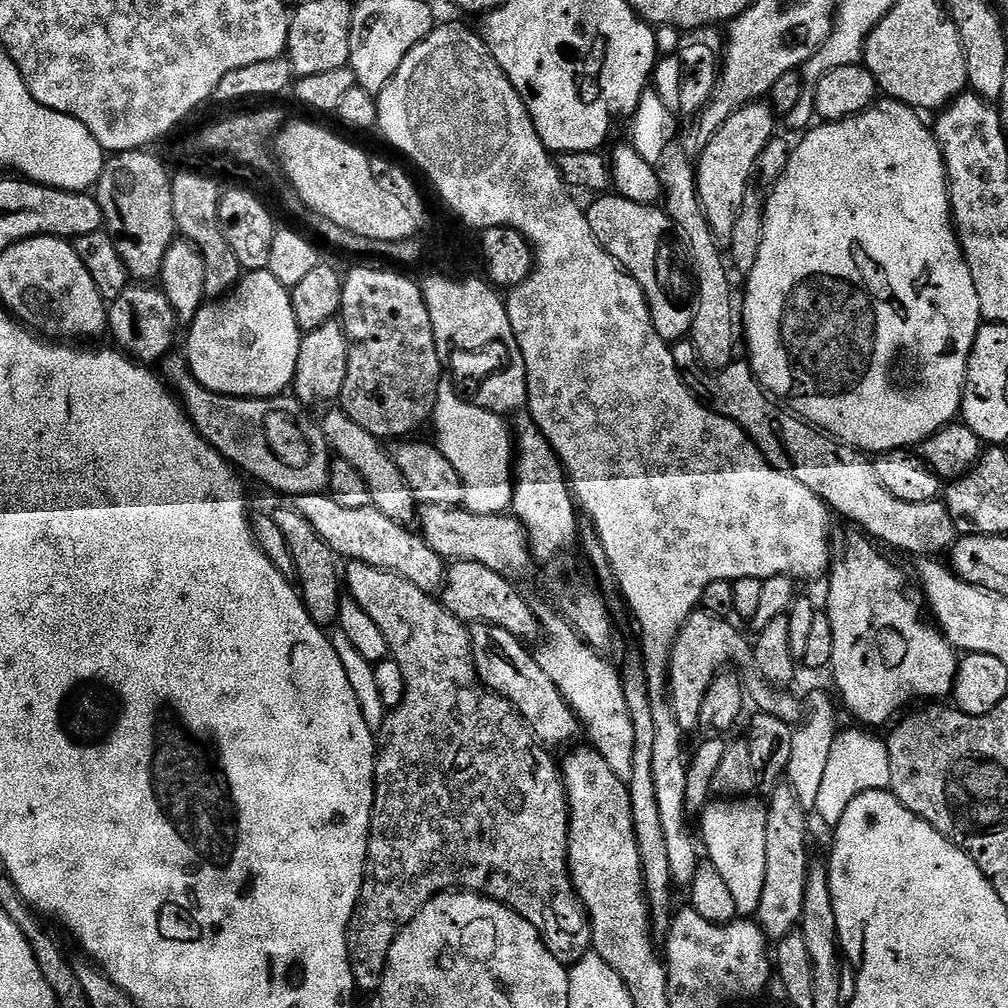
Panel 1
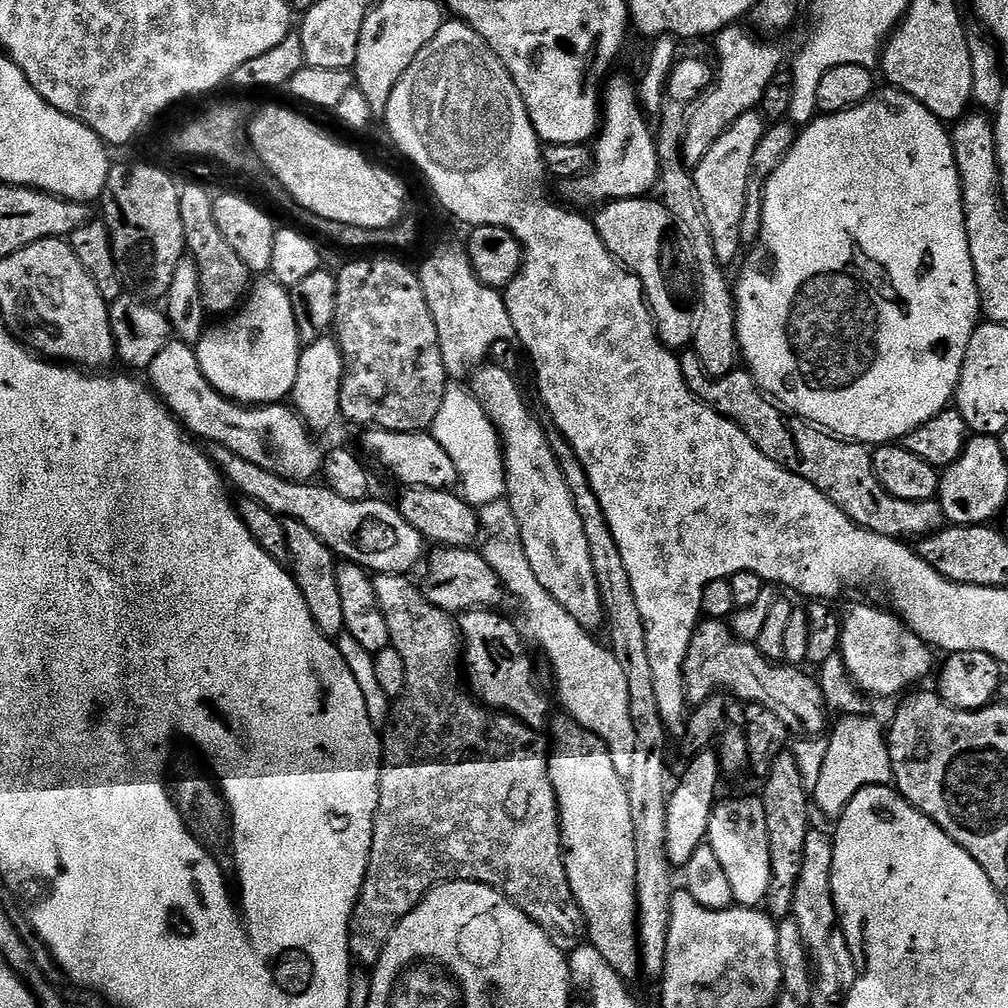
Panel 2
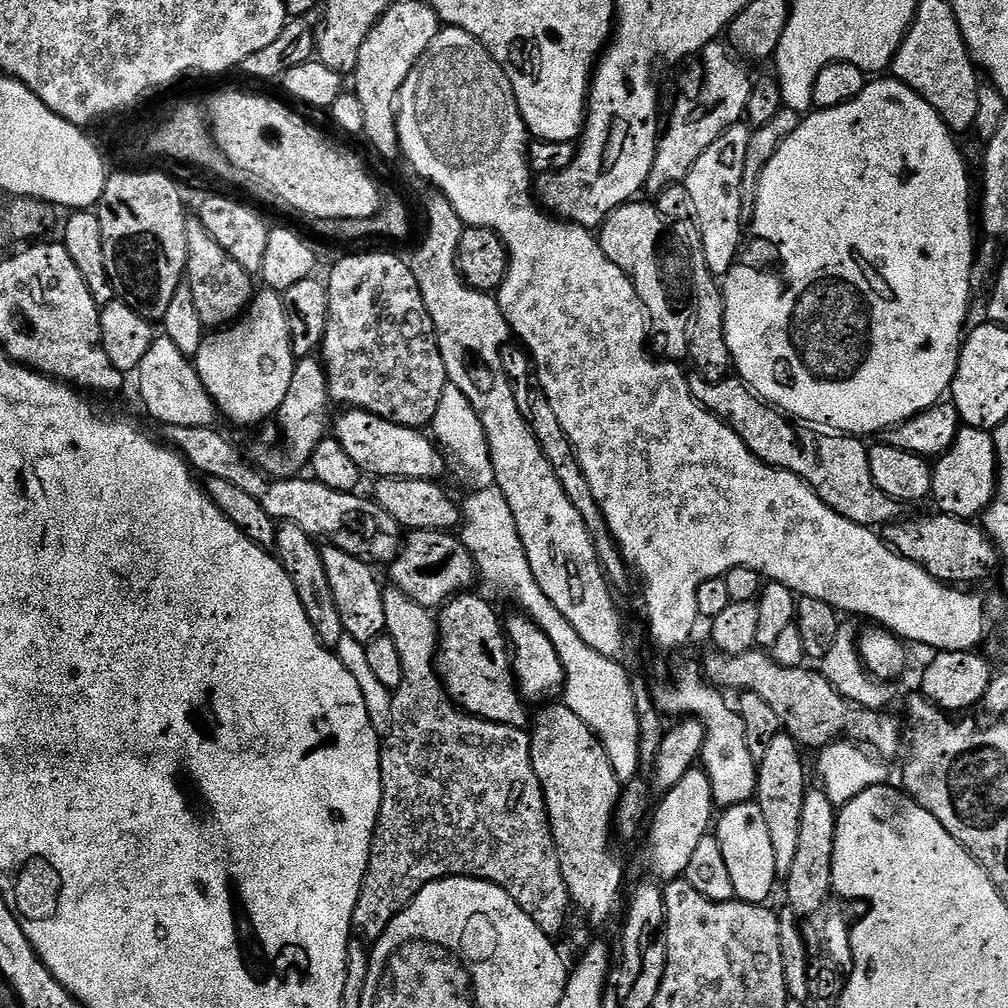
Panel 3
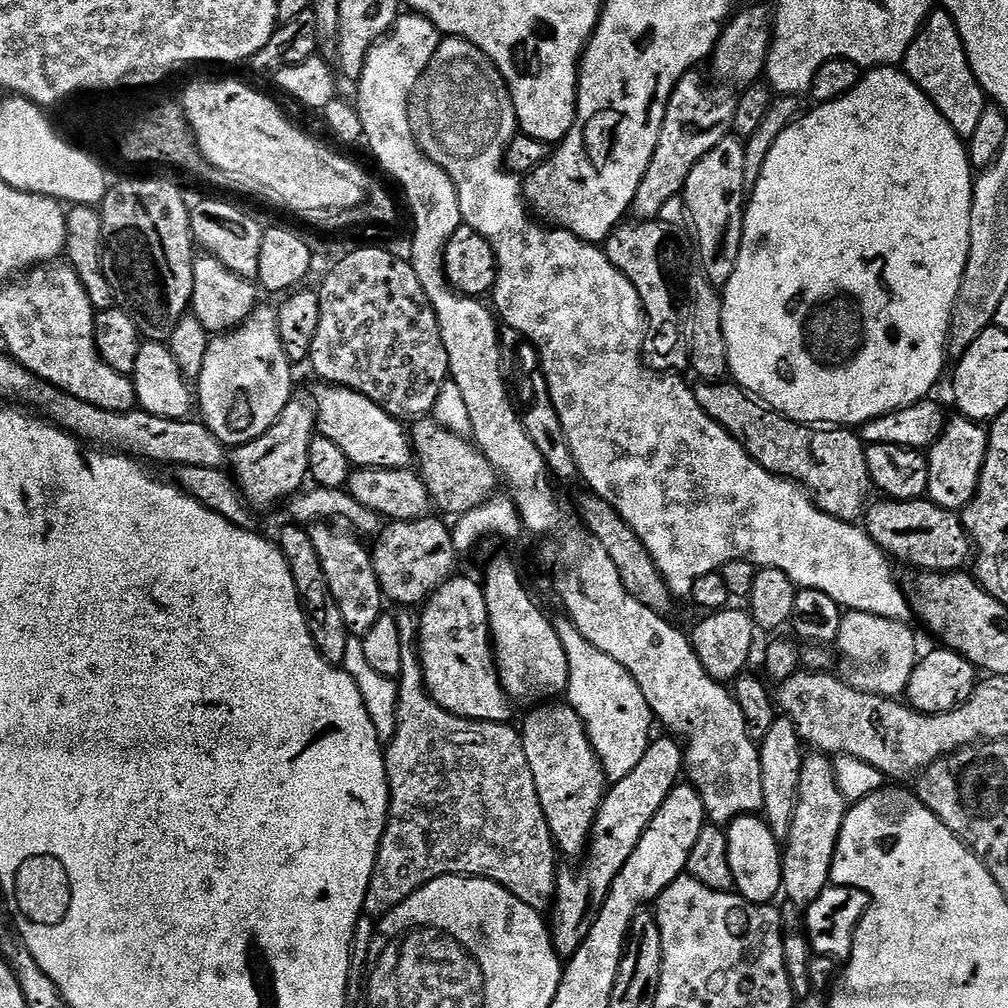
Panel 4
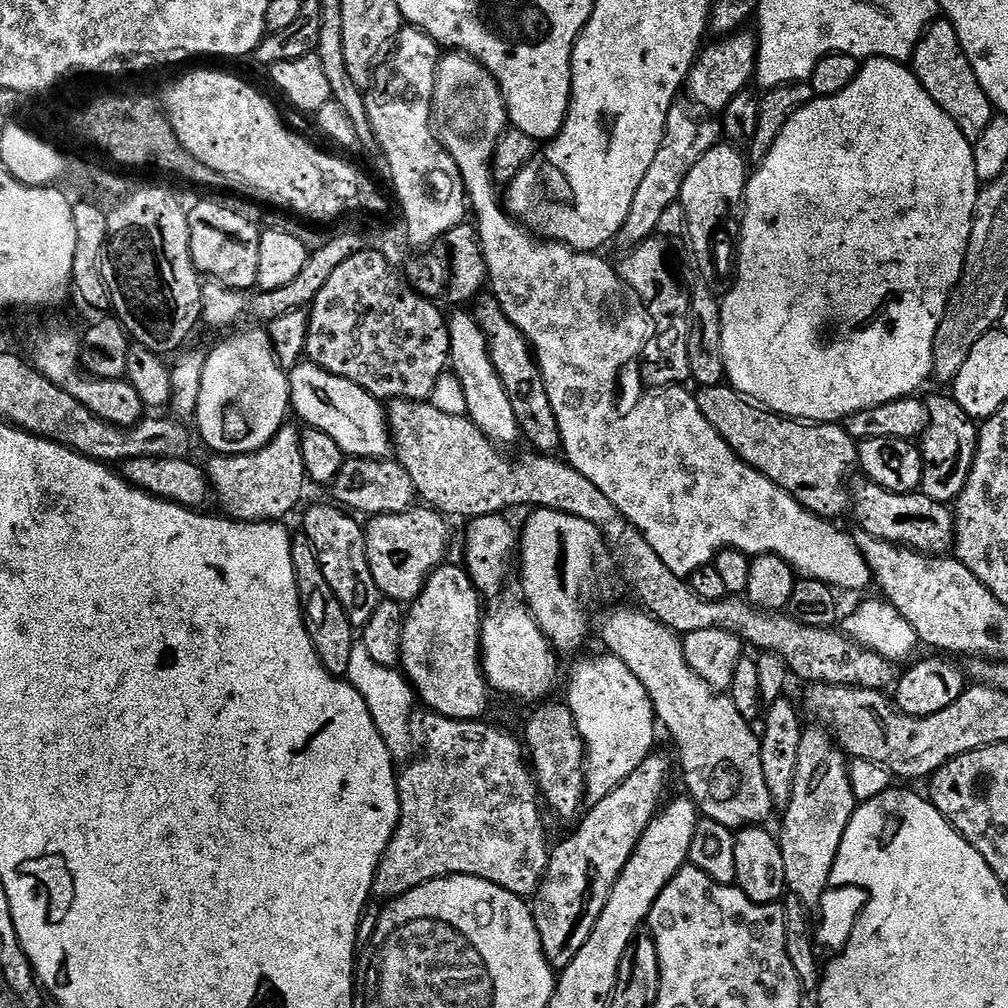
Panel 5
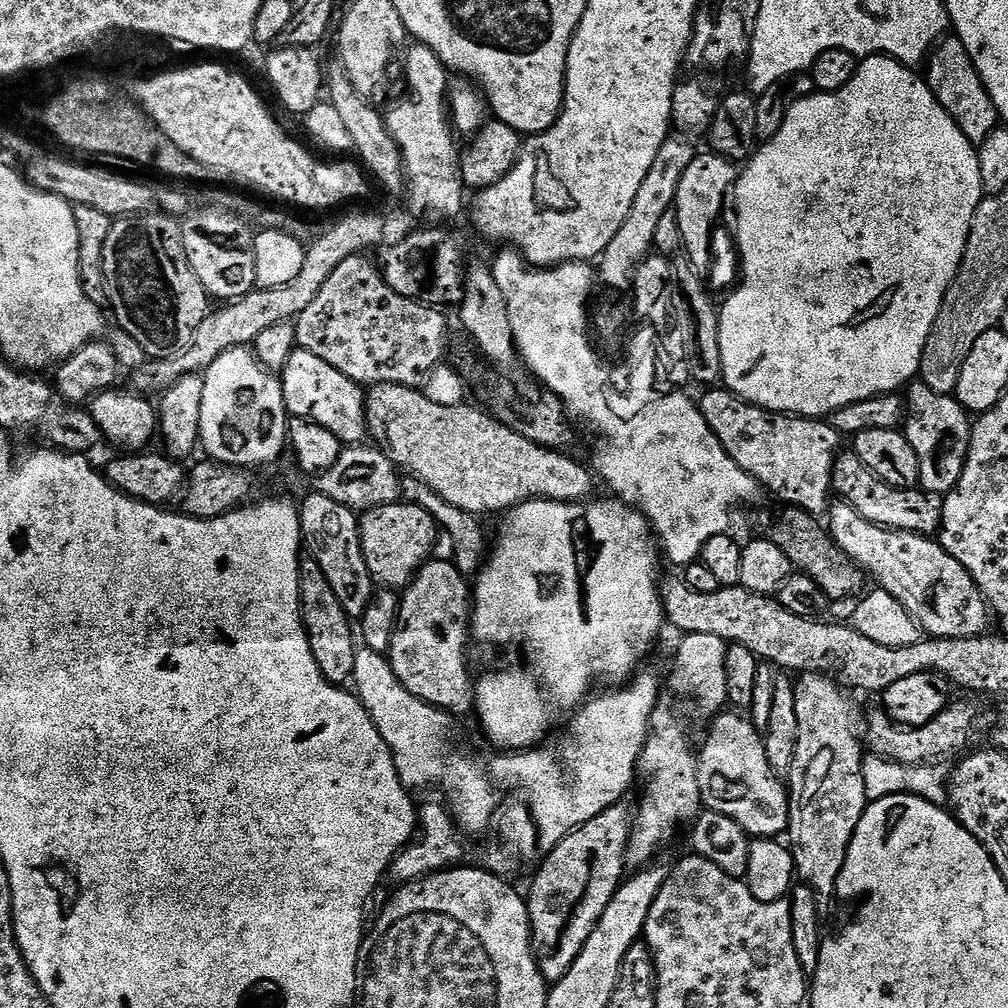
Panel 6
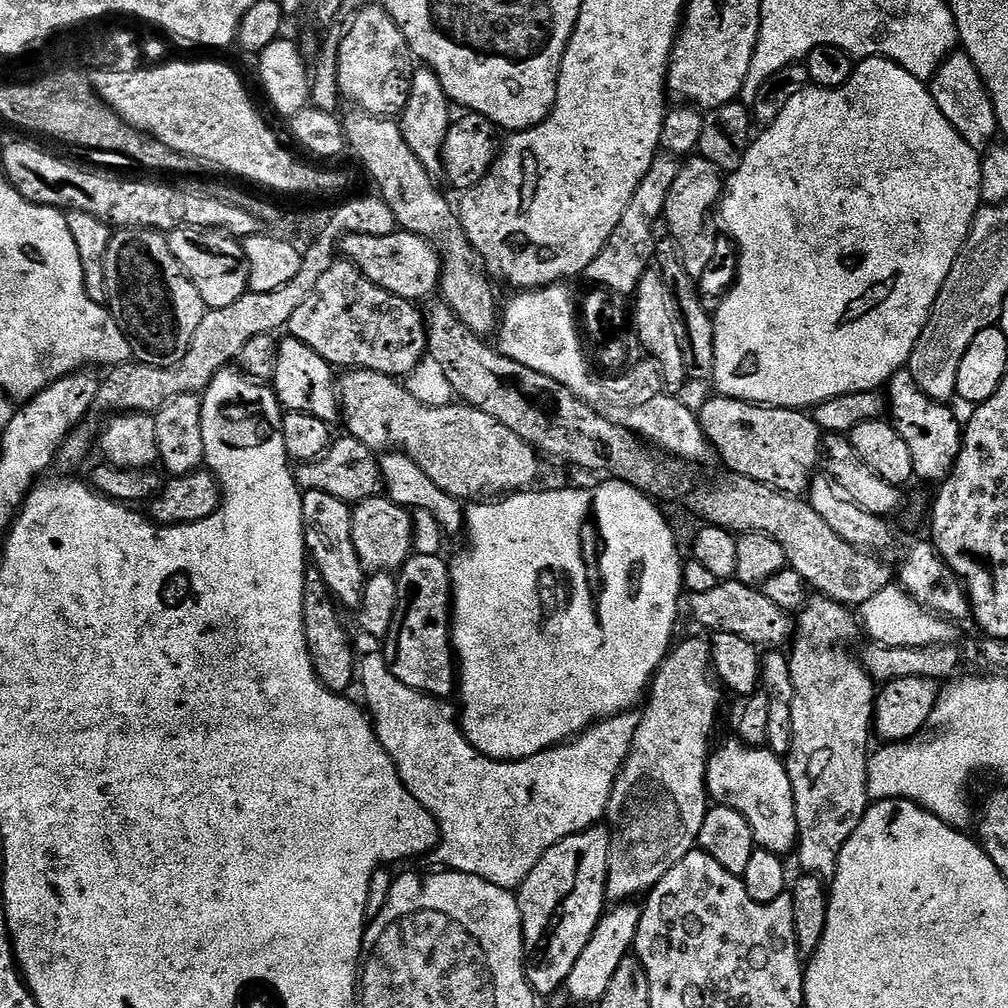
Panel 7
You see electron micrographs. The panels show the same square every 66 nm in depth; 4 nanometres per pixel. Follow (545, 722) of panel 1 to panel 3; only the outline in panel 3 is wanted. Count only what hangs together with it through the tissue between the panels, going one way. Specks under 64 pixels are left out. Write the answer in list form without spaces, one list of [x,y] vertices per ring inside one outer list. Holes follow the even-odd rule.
[[[457,594],[443,605],[438,612],[438,651],[436,653],[436,666],[440,673],[440,680],[448,697],[471,716],[477,716],[490,722],[498,722],[506,726],[527,729],[530,724],[529,705],[516,686],[516,678],[512,671],[512,657],[510,645],[506,635],[502,616],[495,612],[480,596],[472,594]]]

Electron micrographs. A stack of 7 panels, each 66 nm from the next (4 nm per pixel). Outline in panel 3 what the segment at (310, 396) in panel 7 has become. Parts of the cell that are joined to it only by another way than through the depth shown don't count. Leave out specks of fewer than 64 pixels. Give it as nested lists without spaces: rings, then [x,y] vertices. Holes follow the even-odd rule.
[[[361,408],[344,410],[335,417],[334,436],[340,445],[358,462],[361,473],[372,475],[372,478],[414,478],[415,480],[441,479],[444,472],[443,451],[438,450],[437,445],[424,437],[425,433],[418,428],[398,426],[384,418],[378,418],[369,412],[363,412]]]

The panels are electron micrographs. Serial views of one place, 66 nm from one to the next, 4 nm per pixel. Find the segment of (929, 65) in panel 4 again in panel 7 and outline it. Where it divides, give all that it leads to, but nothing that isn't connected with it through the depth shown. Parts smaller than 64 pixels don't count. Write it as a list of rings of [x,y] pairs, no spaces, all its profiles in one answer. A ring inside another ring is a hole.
[[[957,50],[944,59],[942,67],[933,74],[930,87],[934,102],[938,102],[938,110],[946,114],[946,122],[950,122],[950,126],[962,134],[970,147],[984,150],[997,139],[998,125],[992,96],[982,82],[974,62],[963,50]]]

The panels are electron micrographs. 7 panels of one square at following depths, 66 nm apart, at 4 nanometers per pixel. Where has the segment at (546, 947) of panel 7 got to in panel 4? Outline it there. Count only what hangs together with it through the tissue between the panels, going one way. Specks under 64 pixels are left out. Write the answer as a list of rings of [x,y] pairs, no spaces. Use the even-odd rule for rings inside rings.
[[[671,734],[663,735],[657,735],[649,743],[646,754],[642,754],[642,762],[638,762],[638,766],[634,766],[626,778],[615,781],[607,789],[592,828],[590,851],[582,860],[584,865],[581,868],[559,869],[556,895],[550,909],[550,931],[552,944],[562,958],[573,956],[578,946],[586,942],[586,934],[590,934],[590,926],[594,926],[614,878],[622,866],[626,866],[626,858],[634,854],[634,846],[638,846],[646,826],[650,826],[662,802],[666,802],[672,789],[681,783],[685,775],[685,745]]]

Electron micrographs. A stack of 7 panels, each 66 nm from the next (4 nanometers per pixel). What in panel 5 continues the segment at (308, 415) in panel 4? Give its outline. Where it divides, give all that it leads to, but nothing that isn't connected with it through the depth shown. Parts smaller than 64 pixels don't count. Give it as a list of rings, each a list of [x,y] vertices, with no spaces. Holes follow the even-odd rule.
[[[292,422],[285,423],[270,443],[257,452],[208,456],[206,471],[210,488],[225,517],[241,522],[280,522],[285,519],[283,516],[301,507],[304,484],[309,483],[309,478],[306,462],[302,462],[301,429],[295,426]]]

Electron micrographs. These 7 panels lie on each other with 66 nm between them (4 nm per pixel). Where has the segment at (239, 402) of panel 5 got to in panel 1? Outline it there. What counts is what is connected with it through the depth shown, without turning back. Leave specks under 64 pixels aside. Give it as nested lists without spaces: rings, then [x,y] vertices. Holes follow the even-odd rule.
[[[267,269],[245,273],[226,297],[205,303],[187,332],[185,359],[199,384],[211,392],[264,399],[285,393],[295,381],[302,333],[294,318],[289,289],[284,288]]]

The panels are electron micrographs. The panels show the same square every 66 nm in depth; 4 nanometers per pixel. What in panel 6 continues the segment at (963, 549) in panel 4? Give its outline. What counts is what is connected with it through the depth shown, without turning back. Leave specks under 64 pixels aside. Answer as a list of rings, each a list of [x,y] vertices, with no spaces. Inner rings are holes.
[[[844,450],[839,453],[832,467],[832,492],[839,499],[845,500],[866,522],[874,522],[893,532],[913,532],[919,536],[935,537],[940,531],[942,503],[935,495],[929,494],[919,487],[895,488],[882,482],[858,458],[855,450]]]

